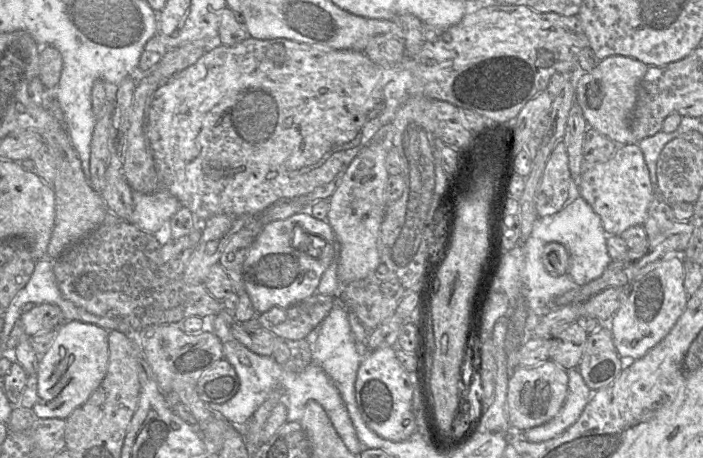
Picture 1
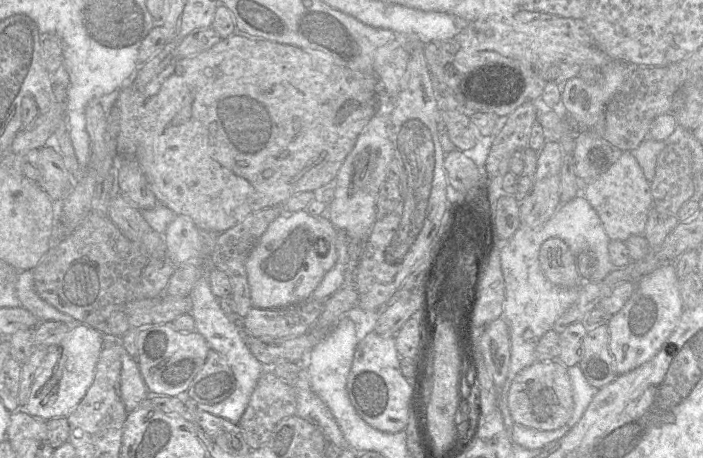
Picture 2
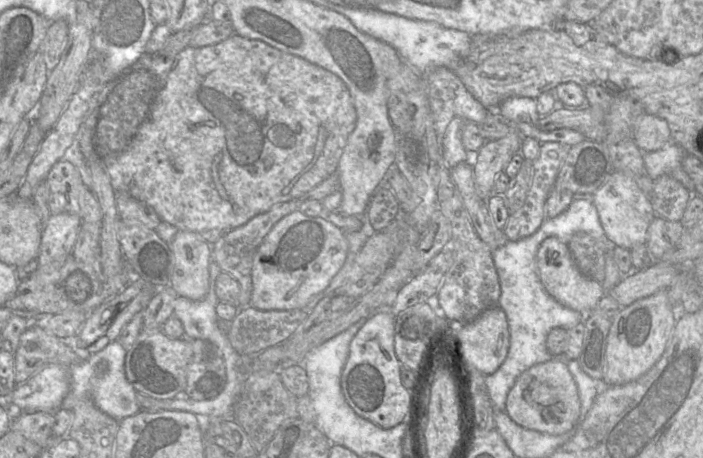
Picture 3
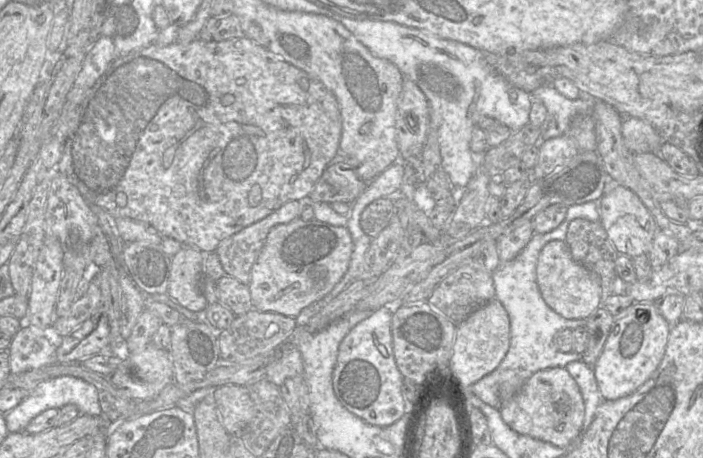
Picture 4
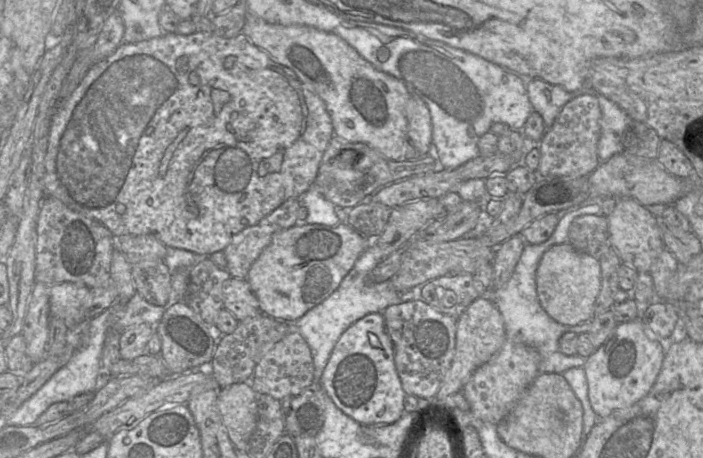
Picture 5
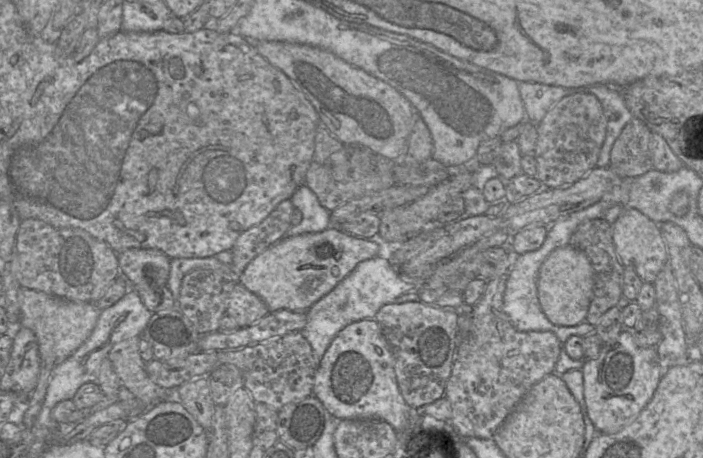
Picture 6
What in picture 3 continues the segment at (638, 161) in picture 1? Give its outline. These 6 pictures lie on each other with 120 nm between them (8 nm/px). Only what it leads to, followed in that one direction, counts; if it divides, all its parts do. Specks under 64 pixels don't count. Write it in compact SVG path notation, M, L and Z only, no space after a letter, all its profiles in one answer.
M613 170L593 194L593 203L607 238L615 246L631 250L635 245L646 244L648 228L655 218L655 213L651 199L630 176Z

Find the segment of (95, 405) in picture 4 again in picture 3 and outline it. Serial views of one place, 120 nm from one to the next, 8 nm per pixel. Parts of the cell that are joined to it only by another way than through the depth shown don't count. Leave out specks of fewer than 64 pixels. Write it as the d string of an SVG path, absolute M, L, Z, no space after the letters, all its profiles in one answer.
M117 340L109 343L100 352L87 355L83 360L70 366L70 389L62 402L62 408L73 410L80 400L90 396L101 411L118 421L137 414L141 409L137 402L137 391L126 377L126 354L127 350Z

